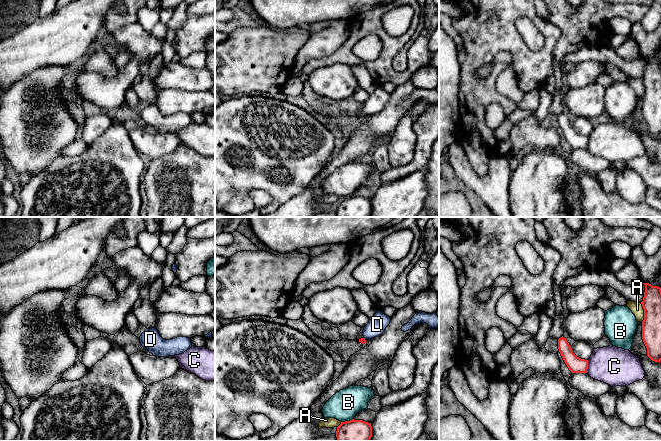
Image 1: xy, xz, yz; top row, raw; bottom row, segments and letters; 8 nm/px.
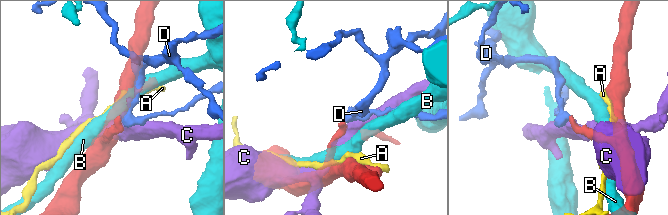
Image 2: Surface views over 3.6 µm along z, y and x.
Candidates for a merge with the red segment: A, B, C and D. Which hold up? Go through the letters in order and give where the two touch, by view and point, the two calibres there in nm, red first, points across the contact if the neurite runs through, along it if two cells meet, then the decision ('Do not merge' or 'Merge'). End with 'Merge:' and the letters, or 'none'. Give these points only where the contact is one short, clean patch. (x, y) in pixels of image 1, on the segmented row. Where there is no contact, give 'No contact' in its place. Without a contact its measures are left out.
A: Touches red at yz (644, 312). Thickness 160 nm (red) against 100 nm. Do not merge
B: Touches red at xz (346, 421). Thickness 280 nm (red) against 240 nm. Do not merge
C: Touches red at yz (587, 366). Thickness 130 nm (red) against 300 nm. Do not merge
D: Touches red at xz (364, 339). Thickness 50 nm (red) against 150 nm. Path across: xz (362, 340), (364, 339), (377, 324). Merge
Merge: D

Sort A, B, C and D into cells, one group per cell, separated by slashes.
A / B / C / D

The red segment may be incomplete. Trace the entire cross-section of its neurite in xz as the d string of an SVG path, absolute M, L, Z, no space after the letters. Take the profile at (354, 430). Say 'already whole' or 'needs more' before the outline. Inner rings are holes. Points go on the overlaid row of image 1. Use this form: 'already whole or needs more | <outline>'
already whole | M362 420L341 422L336 431L337 441L370 441L372 437L371 423Z

